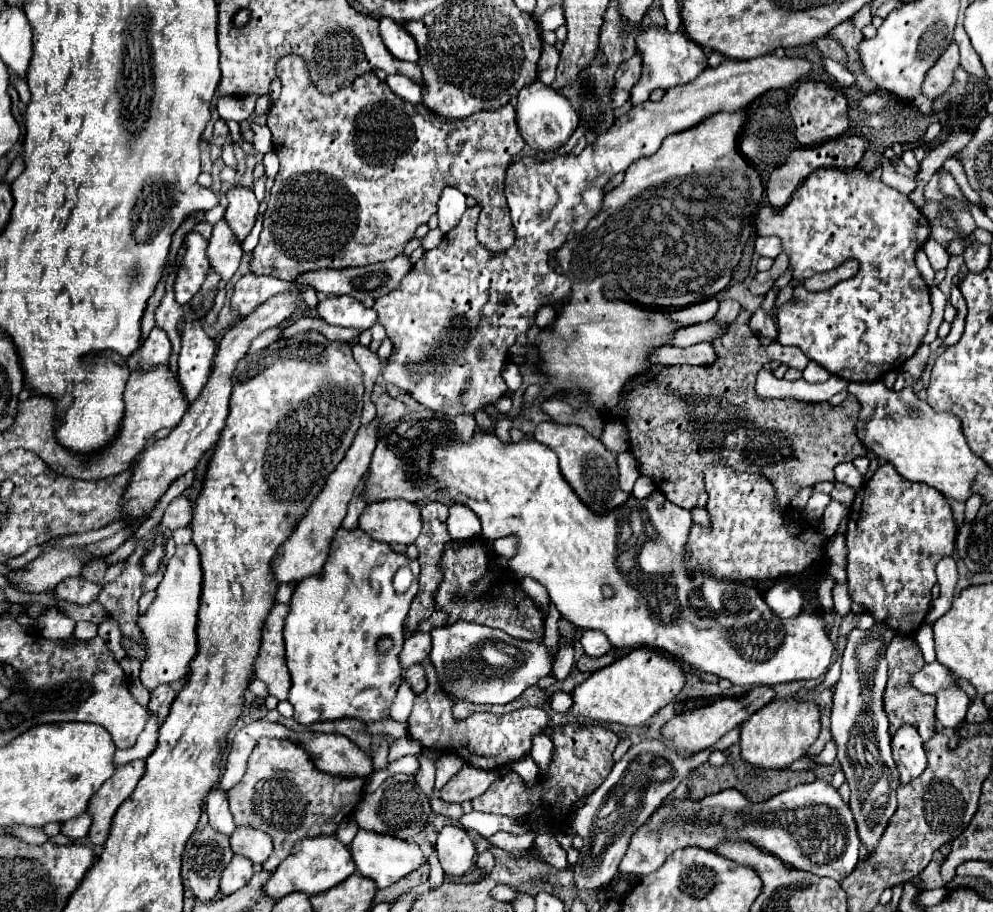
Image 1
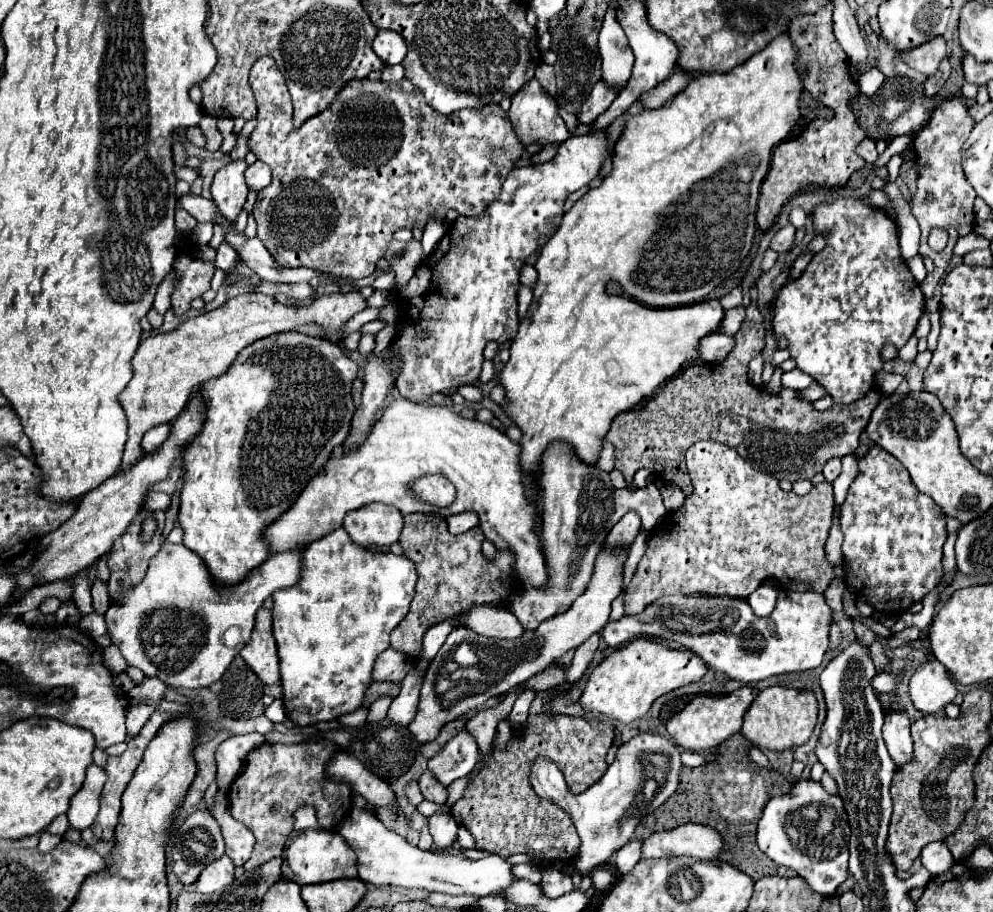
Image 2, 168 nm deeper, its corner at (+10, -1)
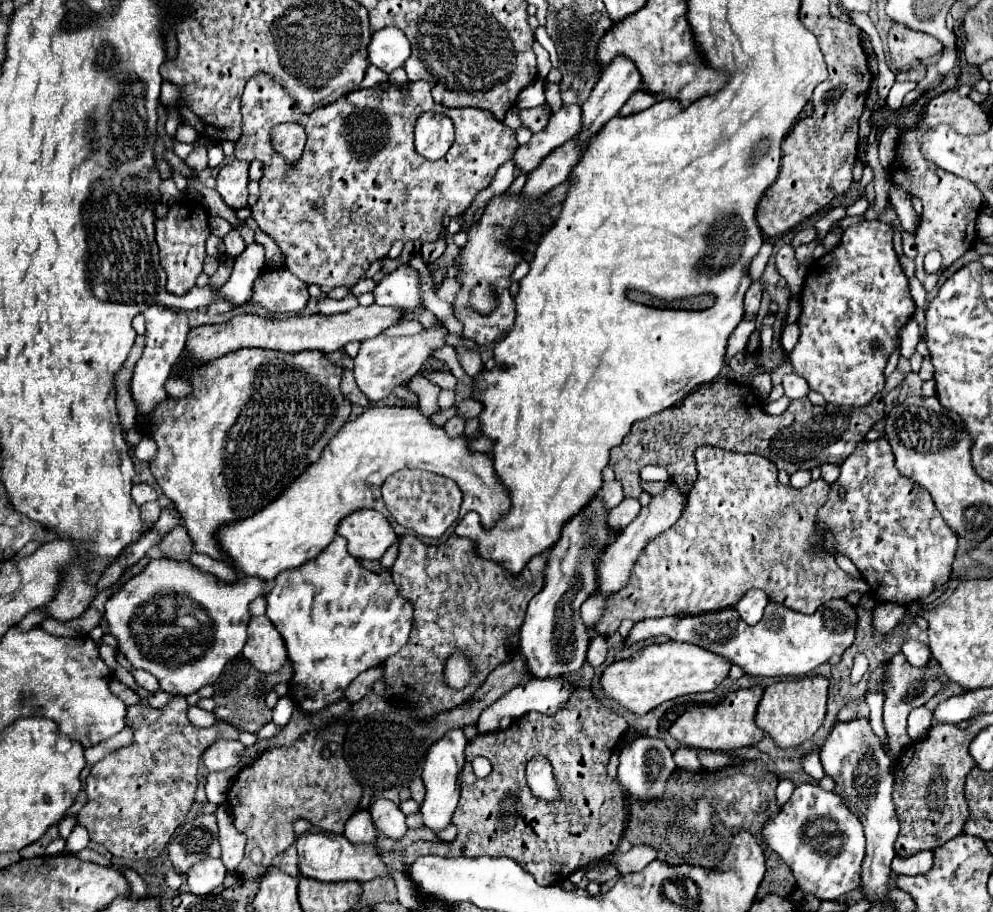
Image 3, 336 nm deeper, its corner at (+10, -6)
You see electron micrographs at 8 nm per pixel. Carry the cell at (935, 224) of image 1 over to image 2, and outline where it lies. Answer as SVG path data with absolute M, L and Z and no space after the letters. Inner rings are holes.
M954 97L954 99L942 101L934 109L930 123L926 127L922 127L912 137L912 145L914 145L914 151L916 151L916 169L918 169L918 191L916 191L916 197L912 199L912 211L918 219L918 223L920 223L920 229L922 229L920 251L918 253L924 255L924 257L930 257L934 261L934 271L928 273L926 279L920 283L920 289L922 289L926 299L932 297L934 287L938 285L940 277L944 275L944 271L950 263L952 249L954 249L956 241L974 231L976 191L966 181L962 165L960 165L962 143L966 141L966 137L970 135L974 125L976 123L968 113L968 105L960 97ZM928 195L930 195L930 199L928 199ZM932 227L942 227L950 235L948 245L942 251L932 251L928 247L928 233L930 233Z

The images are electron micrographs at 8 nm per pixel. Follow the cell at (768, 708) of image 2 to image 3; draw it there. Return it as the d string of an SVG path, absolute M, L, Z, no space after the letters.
M824 676L770 684L758 704L758 712L754 718L756 726L760 726L760 730L764 730L764 734L770 736L780 748L796 748L808 738L812 738L822 726L826 714L826 696L828 680Z

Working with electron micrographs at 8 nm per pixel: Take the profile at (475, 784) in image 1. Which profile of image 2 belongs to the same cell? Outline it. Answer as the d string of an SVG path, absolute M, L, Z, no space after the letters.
M424 771L418 779L420 785L420 793L424 799L434 801L434 803L446 803L448 799L448 789L444 789L440 783L436 783L434 775L430 771Z

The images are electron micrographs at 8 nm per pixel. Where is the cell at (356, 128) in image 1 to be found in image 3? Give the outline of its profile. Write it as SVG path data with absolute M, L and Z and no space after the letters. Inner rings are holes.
M256 72L246 88L244 88L244 94L242 94L242 118L244 118L244 130L242 130L242 136L238 138L236 142L236 152L234 156L236 158L256 158L264 164L264 176L260 180L260 200L252 206L252 218L256 220L256 224L260 226L262 232L266 232L276 244L278 248L282 250L284 254L284 266L294 274L298 276L300 280L304 280L306 284L318 284L322 288L324 294L328 294L332 288L338 288L338 286L346 286L346 288L354 288L354 284L364 276L364 272L370 268L370 264L374 260L378 260L380 256L386 256L392 242L394 240L402 240L402 242L410 242L410 240L420 240L420 242L436 242L440 232L442 232L442 220L444 220L444 212L446 216L458 216L462 212L466 212L466 208L470 206L470 202L474 200L474 196L482 190L482 188L488 188L498 166L502 166L504 162L512 160L516 148L518 148L518 142L516 142L516 132L512 128L508 128L504 122L496 120L496 116L492 112L486 112L482 108L476 108L474 114L446 114L448 108L444 108L442 104L436 104L432 98L422 98L422 90L414 92L414 82L410 82L406 86L406 94L410 98L402 98L402 86L394 86L394 84L380 84L380 86L372 86L372 88L362 88L362 90L356 90L356 92L350 92L348 96L336 100L334 104L330 106L324 106L324 108L318 108L314 114L310 116L304 116L298 112L294 100L288 96L288 92L266 72ZM424 112L440 112L440 114L446 114L452 122L454 122L454 130L456 130L456 138L454 138L454 144L452 148L446 152L446 158L440 158L440 160L428 160L424 156L420 156L414 148L414 124L416 120L424 114ZM272 122L302 122L304 128L306 128L306 134L308 134L308 142L306 142L306 150L302 154L302 158L290 166L286 162L286 158L282 154L278 154L274 148L272 148L272 140L270 140L270 132L272 132Z

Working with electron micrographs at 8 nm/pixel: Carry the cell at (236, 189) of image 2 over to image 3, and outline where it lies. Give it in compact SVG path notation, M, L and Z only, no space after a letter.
M232 160L230 164L226 164L218 178L216 178L216 190L222 196L224 204L230 206L232 210L238 208L246 208L246 200L248 200L248 166L250 162L242 162L242 160Z

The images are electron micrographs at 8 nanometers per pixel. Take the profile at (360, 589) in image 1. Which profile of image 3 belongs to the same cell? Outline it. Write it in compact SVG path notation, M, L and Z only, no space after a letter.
M336 536L316 558L304 562L300 568L280 572L266 594L266 602L266 616L280 632L294 670L288 686L290 700L304 714L316 714L342 700L346 688L360 672L380 666L386 658L394 656L408 642L414 612L412 602L408 602L408 598L404 598L394 584L392 574L388 570L366 570L354 556L348 554L346 540L342 536Z

